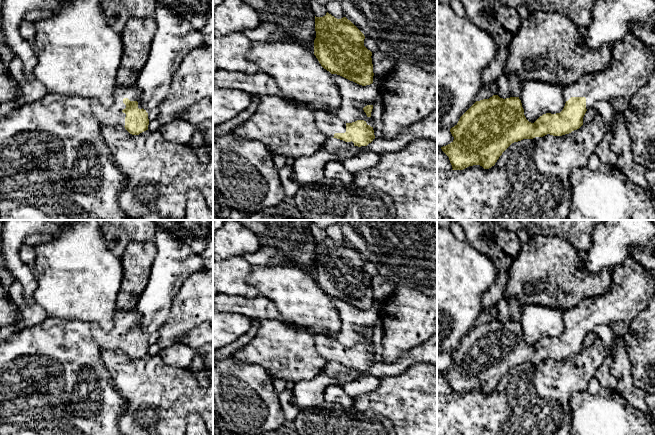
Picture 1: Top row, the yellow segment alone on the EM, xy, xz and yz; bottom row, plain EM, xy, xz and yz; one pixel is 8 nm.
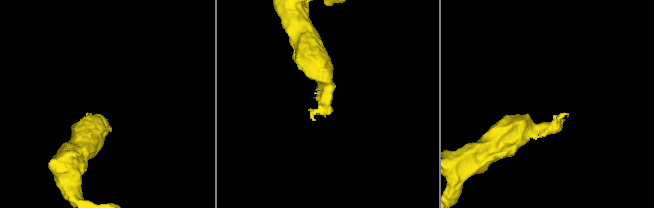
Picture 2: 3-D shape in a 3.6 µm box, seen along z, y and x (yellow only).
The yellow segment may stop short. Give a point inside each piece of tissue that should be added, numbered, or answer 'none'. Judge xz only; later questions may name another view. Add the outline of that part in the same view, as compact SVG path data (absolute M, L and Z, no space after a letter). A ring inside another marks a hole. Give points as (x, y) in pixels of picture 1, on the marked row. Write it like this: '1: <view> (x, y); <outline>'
1: xz (328, 124); M316 111L315 124L327 138L333 138L335 133L346 132L346 122L326 111Z

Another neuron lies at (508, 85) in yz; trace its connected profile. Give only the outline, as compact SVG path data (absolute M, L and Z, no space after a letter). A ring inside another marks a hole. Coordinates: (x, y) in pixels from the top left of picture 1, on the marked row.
M502 73L495 81L496 95L506 99L510 97L518 97L523 86L521 79L513 73Z

